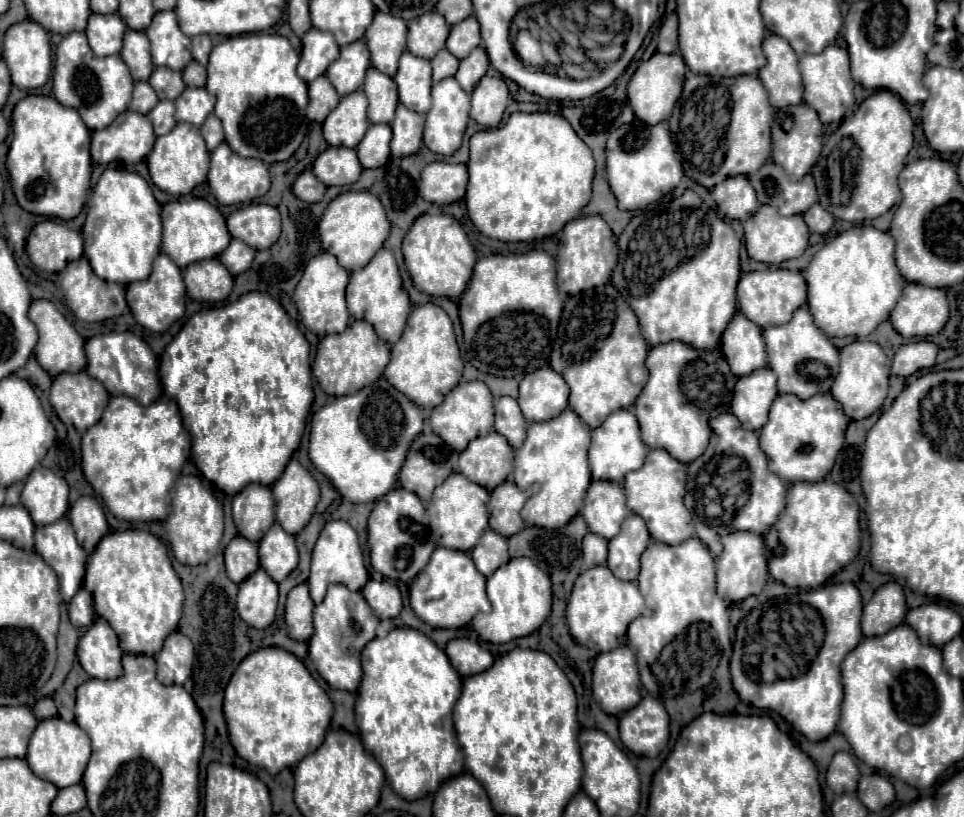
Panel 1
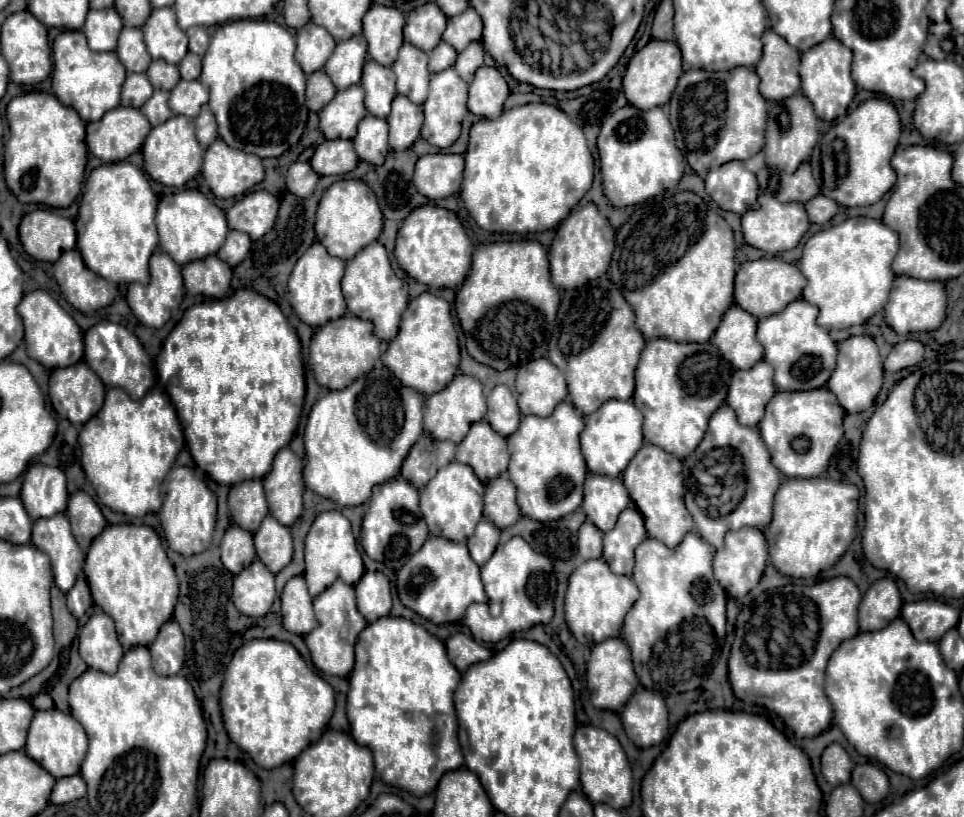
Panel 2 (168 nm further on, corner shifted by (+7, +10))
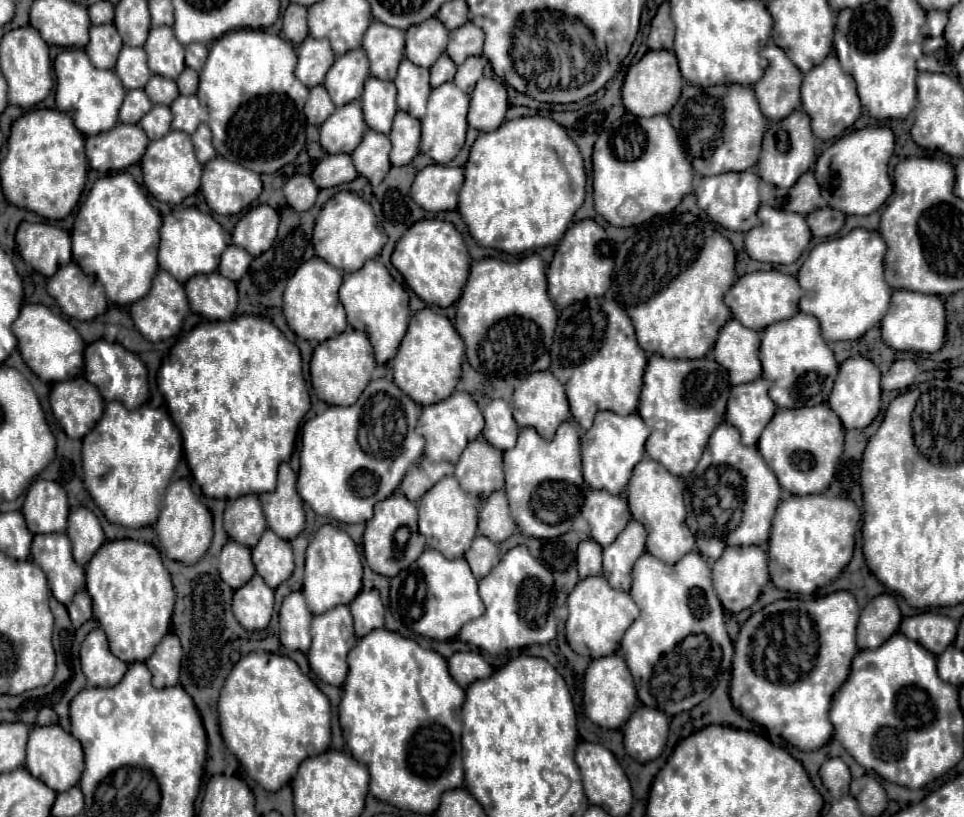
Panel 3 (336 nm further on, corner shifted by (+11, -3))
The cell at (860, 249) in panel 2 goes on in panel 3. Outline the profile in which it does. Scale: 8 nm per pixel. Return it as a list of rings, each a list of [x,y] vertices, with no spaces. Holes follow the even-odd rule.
[[[853,229],[845,237],[823,241],[811,249],[807,261],[801,265],[797,273],[797,281],[805,291],[805,295],[799,301],[799,309],[819,319],[825,341],[847,341],[847,339],[853,341],[863,337],[871,327],[879,325],[881,317],[885,315],[885,309],[889,307],[889,297],[891,297],[891,287],[883,279],[885,251],[887,247],[883,237],[877,231],[867,231],[867,229]]]

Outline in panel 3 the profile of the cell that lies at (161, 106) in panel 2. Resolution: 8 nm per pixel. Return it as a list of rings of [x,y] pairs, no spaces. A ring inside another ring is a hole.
[[[153,105],[153,109],[139,121],[139,125],[145,129],[147,137],[153,141],[169,133],[171,121],[173,121],[173,115],[167,105]]]

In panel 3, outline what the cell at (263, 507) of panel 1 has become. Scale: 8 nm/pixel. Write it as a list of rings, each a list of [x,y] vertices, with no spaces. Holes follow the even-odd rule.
[[[245,495],[231,501],[225,509],[227,535],[247,547],[257,545],[261,533],[267,529],[267,521],[257,495]]]

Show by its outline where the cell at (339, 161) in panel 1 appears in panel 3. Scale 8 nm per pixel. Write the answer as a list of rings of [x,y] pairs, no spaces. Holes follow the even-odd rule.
[[[327,155],[315,169],[313,169],[313,181],[319,189],[325,187],[339,187],[345,183],[351,183],[357,177],[357,169],[353,167],[351,155]]]

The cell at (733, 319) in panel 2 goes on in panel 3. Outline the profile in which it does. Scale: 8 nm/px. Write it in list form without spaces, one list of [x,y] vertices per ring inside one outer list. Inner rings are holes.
[[[729,319],[721,329],[717,343],[713,347],[715,361],[729,371],[729,383],[741,385],[745,381],[755,381],[761,377],[761,361],[757,361],[757,345],[761,345],[761,337],[757,331],[743,327],[737,319]]]

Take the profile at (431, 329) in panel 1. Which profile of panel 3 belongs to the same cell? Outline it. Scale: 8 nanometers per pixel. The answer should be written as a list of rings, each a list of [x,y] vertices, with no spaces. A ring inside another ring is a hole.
[[[423,309],[411,317],[407,335],[391,361],[395,385],[419,405],[433,405],[443,401],[455,391],[455,385],[461,377],[461,365],[465,357],[465,345],[455,331],[453,323],[431,309]]]

